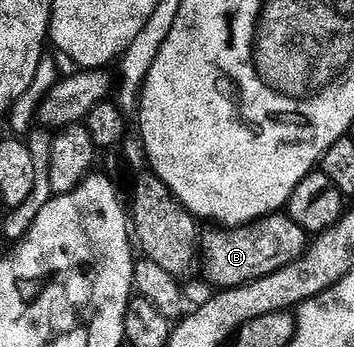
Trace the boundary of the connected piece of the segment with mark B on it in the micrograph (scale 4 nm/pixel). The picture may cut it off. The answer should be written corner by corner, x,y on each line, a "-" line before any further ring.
285,212
268,214
248,226
236,228
209,228
199,238
199,258
205,274
217,288
246,286
251,280
271,276
287,264
299,260
309,249
310,235
296,220

